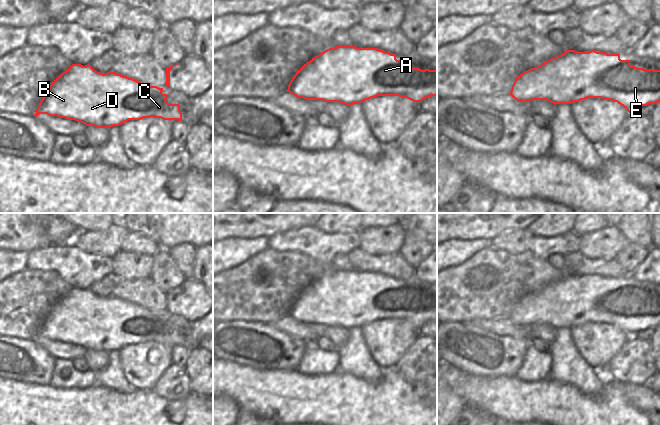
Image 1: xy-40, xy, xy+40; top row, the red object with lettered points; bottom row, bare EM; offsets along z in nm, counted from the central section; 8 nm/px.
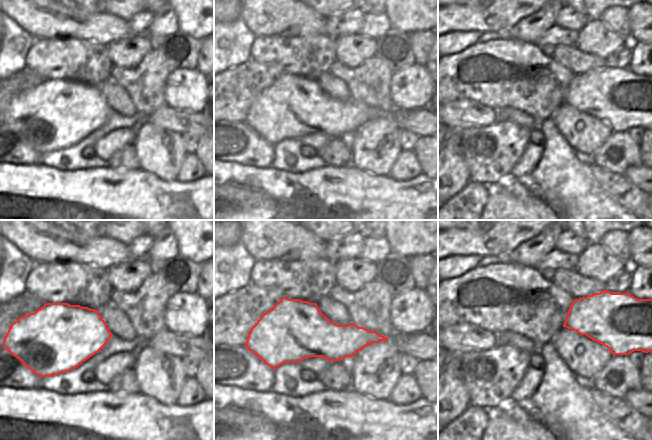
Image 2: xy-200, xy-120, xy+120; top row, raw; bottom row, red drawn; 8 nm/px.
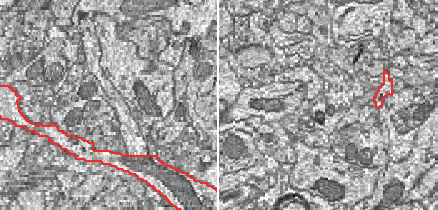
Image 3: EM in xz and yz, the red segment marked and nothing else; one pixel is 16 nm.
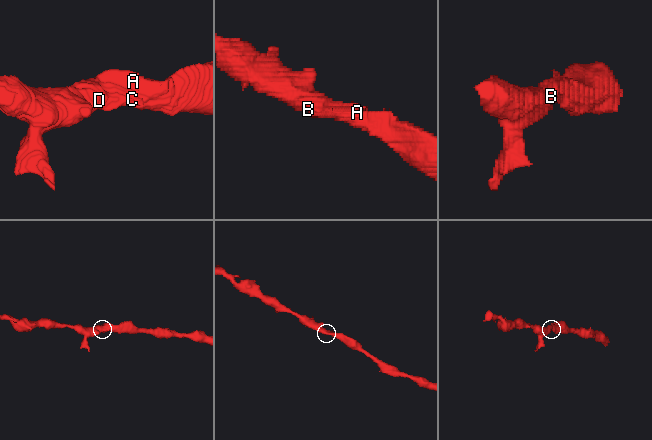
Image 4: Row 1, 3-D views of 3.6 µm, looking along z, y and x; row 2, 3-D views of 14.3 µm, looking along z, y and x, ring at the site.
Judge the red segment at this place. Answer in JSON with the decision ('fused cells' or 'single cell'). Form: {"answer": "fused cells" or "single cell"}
{"answer": "single cell"}

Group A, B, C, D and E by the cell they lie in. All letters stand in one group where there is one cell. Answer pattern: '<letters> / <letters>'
A B C D E

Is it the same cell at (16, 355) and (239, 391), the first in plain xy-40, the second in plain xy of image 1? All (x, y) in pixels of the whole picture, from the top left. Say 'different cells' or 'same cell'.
different cells

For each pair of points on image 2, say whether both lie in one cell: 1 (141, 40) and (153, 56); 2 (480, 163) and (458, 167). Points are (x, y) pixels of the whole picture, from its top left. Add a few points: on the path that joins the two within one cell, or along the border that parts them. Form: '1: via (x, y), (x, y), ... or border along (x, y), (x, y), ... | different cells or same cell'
1: border along (152, 48), (135, 66), (131, 66) | different cells
2: border along (453, 146), (466, 162), (471, 180) | different cells

